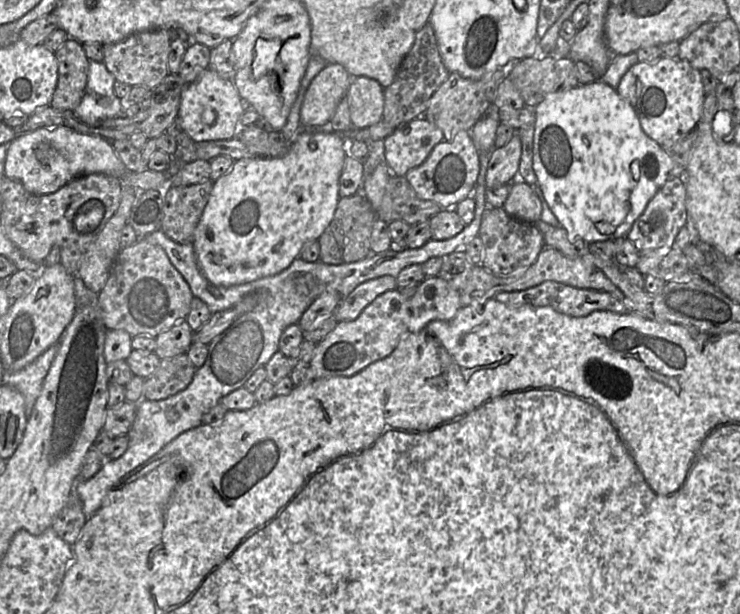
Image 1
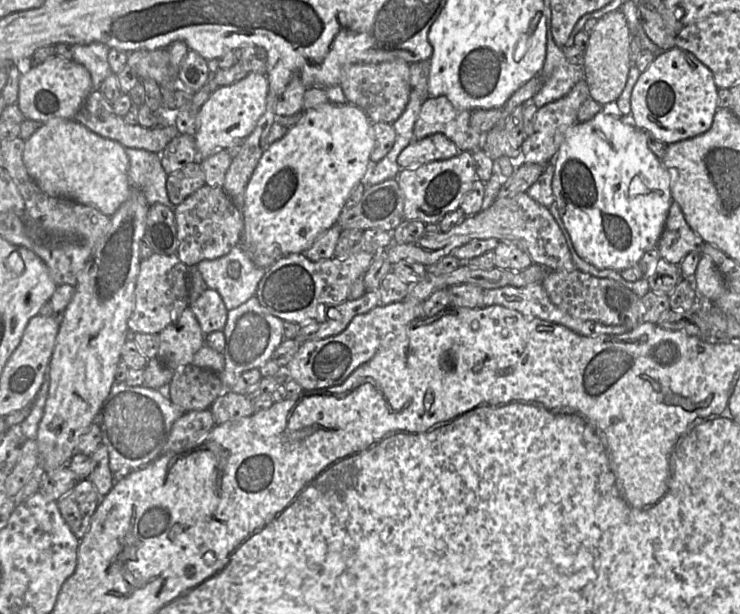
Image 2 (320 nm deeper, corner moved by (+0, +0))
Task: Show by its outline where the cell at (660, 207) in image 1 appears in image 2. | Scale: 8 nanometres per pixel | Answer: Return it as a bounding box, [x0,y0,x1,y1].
[656,201,704,265]

